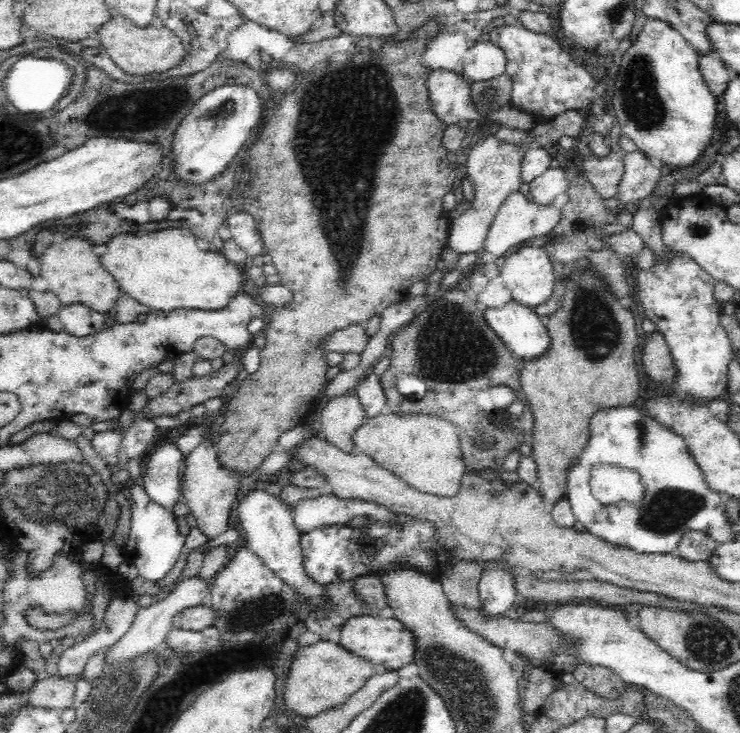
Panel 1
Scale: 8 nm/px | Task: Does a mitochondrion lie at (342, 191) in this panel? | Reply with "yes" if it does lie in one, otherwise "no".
yes

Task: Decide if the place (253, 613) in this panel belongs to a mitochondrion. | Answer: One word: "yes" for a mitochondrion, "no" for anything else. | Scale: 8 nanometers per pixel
yes

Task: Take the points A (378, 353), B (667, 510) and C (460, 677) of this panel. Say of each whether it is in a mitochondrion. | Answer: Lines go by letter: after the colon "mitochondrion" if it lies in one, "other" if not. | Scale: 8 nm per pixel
A: other
B: mitochondrion
C: mitochondrion

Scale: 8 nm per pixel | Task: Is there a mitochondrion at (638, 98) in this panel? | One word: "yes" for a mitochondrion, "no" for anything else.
yes

